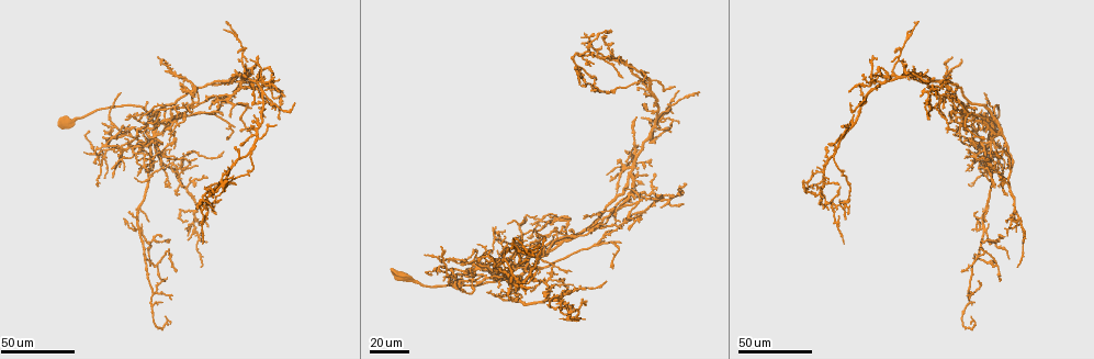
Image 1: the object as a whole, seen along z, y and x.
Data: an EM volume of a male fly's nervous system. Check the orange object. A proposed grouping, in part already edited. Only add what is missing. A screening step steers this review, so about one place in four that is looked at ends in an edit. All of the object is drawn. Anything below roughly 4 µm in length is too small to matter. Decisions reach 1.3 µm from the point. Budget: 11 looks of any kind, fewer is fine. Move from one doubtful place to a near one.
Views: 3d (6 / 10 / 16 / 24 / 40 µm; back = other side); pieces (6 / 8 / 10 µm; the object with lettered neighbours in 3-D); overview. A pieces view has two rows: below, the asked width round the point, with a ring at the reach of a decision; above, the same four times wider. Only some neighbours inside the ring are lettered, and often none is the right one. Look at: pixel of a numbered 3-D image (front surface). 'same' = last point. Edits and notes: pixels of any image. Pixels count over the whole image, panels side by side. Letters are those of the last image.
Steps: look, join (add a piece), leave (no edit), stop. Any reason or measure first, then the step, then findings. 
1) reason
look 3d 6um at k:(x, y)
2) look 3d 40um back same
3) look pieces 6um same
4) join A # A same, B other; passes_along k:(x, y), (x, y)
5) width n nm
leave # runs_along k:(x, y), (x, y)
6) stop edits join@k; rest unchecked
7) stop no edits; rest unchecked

free end
look 3d 40um at 1:(876, 81)

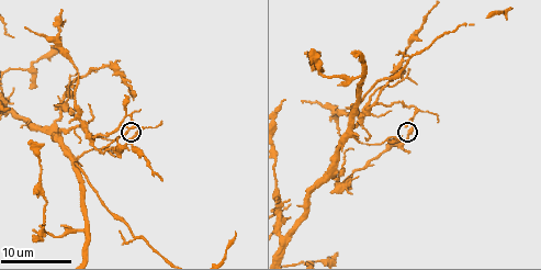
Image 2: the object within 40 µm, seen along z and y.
look pieces 10um at 2:(407, 126)

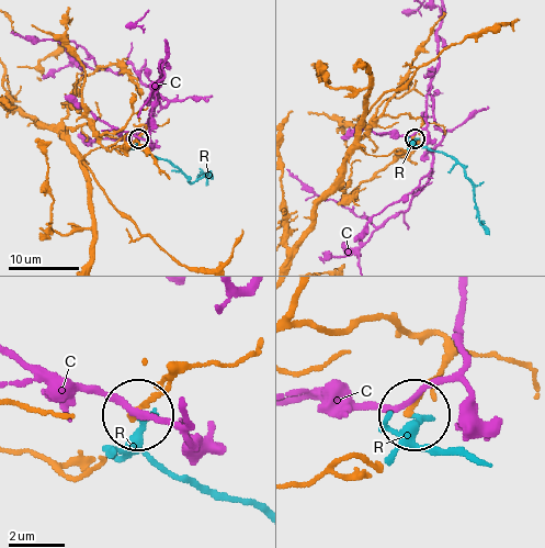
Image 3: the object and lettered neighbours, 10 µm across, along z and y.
leave # C other, R other; runs_along 3:(298, 325), (390, 317), (440, 334), (445, 368), (412, 415); none of them fits

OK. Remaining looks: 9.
branch stops here
look 3d 40um at 1:(570, 218)

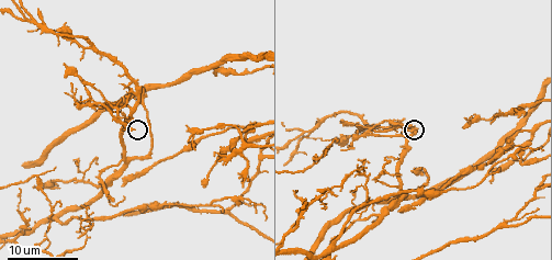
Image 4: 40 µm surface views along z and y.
look pieces 8um at 4:(412, 123)

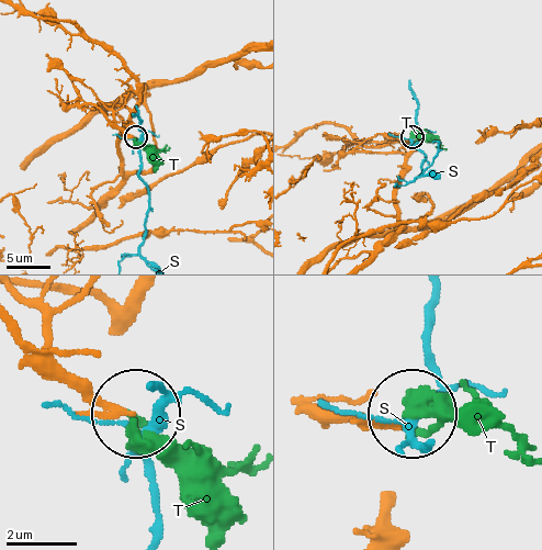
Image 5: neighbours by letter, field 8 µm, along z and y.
join T # S other, T same; it goes on there

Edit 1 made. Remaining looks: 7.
end of a long branch
look 3d 24um at 1:(1005, 167)

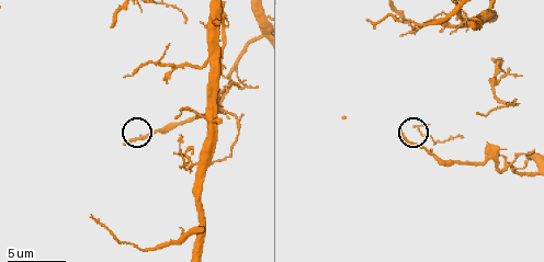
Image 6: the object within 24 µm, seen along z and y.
look pieces 10um at 6:(403, 133)

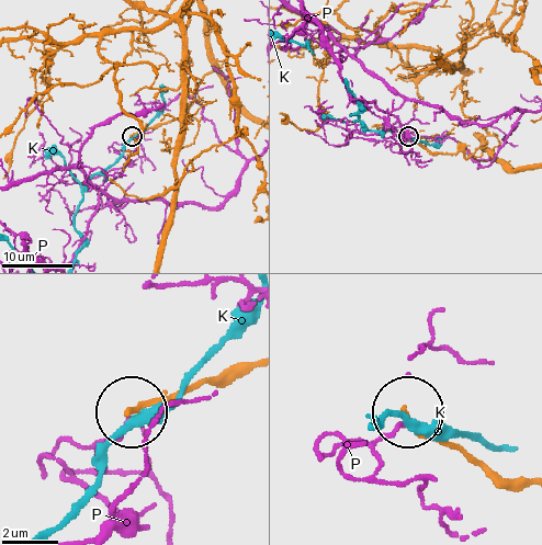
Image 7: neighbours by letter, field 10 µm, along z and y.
width 190 nm
leave # K other, P other; runs_along 7:(222, 370), (132, 410); none of them fits

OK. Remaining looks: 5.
an open end
look 3d 24um at 1:(162, 168)

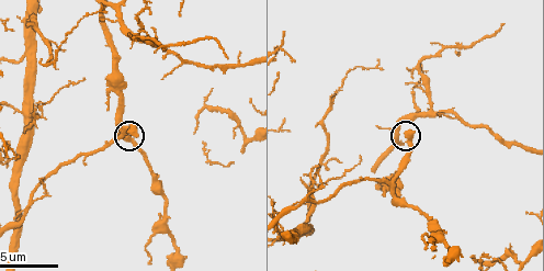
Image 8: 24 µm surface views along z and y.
look pieces 10um at 8:(134, 133)

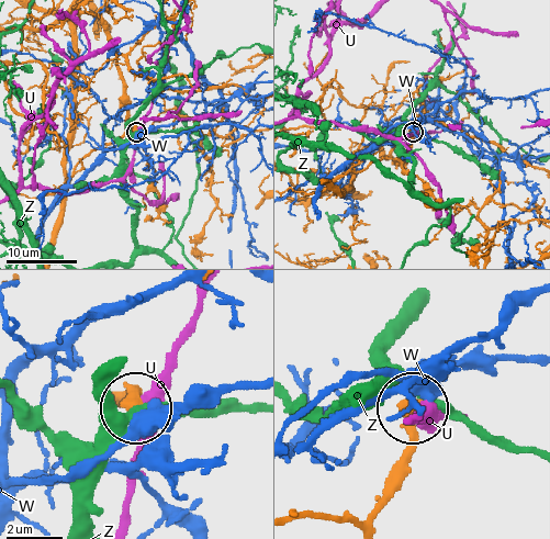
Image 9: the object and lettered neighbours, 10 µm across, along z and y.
leave # U other, W other, Z other; none of them fits

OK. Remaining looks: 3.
long arm stops here
look 3d 24um at 1:(961, 58)

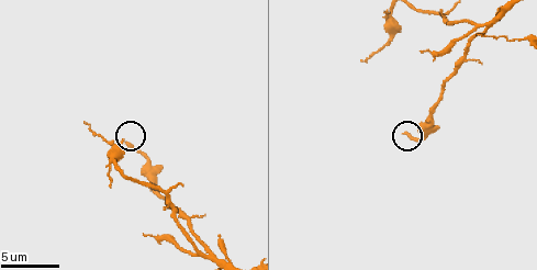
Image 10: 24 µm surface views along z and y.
what lies round it
look pieces 8um at 10:(406, 133)

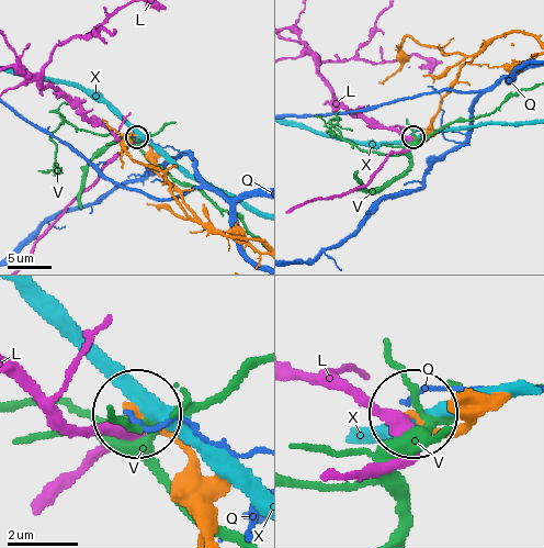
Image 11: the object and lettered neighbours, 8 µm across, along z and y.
leave # L other, Q other, V other, X other; none of them fits

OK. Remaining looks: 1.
stop edits join@5; rest unchecked

